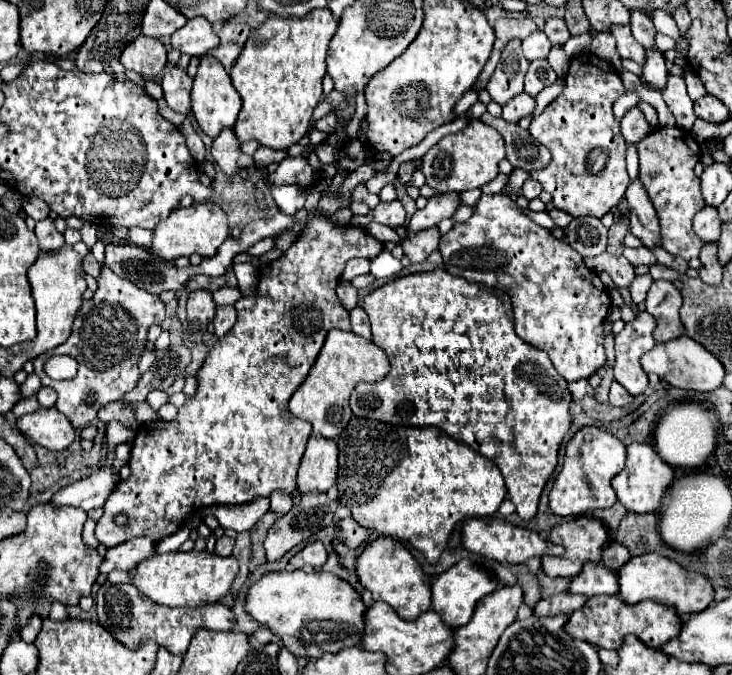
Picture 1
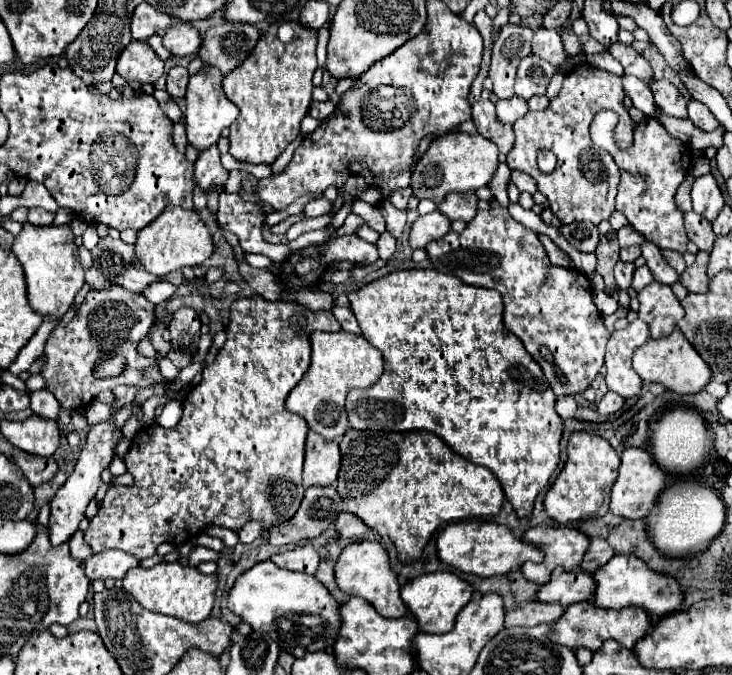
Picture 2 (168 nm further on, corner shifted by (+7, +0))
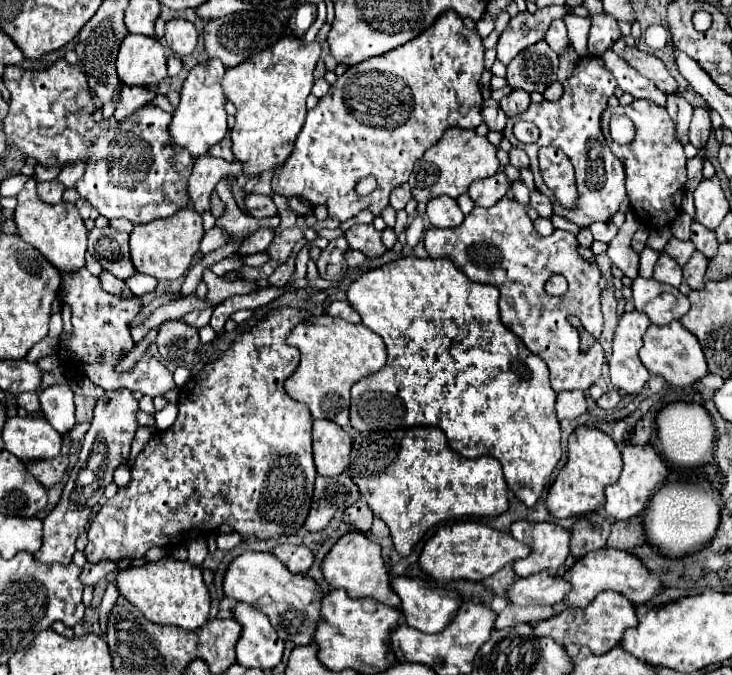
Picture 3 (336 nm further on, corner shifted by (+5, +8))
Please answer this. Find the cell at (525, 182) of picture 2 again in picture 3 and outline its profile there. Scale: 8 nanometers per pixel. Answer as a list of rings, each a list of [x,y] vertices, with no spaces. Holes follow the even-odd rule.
[[[512,149],[512,151],[510,151],[510,163],[512,163],[516,169],[528,169],[528,167],[530,167],[528,155],[526,155],[522,149]]]

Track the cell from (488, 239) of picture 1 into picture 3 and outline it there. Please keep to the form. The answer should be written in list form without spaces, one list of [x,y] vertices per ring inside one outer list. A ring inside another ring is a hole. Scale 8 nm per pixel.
[[[502,197],[494,207],[480,209],[474,207],[472,213],[464,219],[462,225],[454,229],[436,229],[430,227],[424,235],[424,247],[432,259],[446,257],[450,259],[468,279],[478,283],[492,283],[500,289],[500,315],[504,325],[514,331],[524,345],[542,357],[550,369],[550,383],[554,391],[588,391],[594,381],[600,377],[600,369],[604,363],[604,349],[598,343],[598,335],[602,333],[602,313],[600,313],[600,271],[594,265],[588,265],[580,259],[576,253],[578,241],[574,233],[556,229],[550,237],[542,237],[528,217],[524,205],[520,205],[516,199]],[[552,273],[560,273],[568,281],[568,291],[560,297],[550,297],[544,291],[544,283]],[[586,331],[588,335],[594,335],[596,341],[588,349],[588,353],[580,353],[580,335]]]

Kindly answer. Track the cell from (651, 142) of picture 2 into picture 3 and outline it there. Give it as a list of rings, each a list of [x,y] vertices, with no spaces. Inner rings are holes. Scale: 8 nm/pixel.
[[[634,99],[630,105],[608,105],[600,117],[602,133],[612,153],[624,163],[628,199],[638,219],[648,227],[668,227],[680,213],[684,183],[686,183],[686,155],[684,145],[676,139],[676,129],[666,109],[652,105],[648,99]],[[614,113],[622,113],[632,119],[636,137],[630,145],[616,145],[608,133],[608,121]]]

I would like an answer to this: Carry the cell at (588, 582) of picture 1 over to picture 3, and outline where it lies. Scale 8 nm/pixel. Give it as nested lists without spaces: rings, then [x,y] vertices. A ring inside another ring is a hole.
[[[544,571],[512,583],[508,589],[508,601],[514,605],[558,605],[568,591],[570,585],[566,579]]]

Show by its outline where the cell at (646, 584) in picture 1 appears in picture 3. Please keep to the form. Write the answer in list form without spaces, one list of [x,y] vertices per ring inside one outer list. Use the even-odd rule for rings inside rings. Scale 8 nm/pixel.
[[[600,549],[596,553],[588,553],[588,557],[578,559],[576,565],[562,573],[562,577],[566,581],[570,581],[572,589],[568,593],[568,597],[564,599],[562,605],[572,605],[572,607],[586,607],[588,603],[592,603],[596,599],[598,593],[602,591],[616,591],[622,593],[624,597],[628,597],[634,605],[642,605],[652,601],[658,593],[662,593],[664,587],[660,587],[660,579],[656,577],[656,573],[644,569],[644,563],[638,561],[636,555],[626,553],[626,551],[618,551],[618,549]]]

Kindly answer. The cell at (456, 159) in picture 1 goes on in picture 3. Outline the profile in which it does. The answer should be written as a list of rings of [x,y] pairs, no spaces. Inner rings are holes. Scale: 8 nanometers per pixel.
[[[460,127],[446,129],[440,141],[432,145],[424,153],[424,157],[414,165],[408,179],[412,187],[412,197],[420,203],[428,203],[438,195],[448,195],[452,199],[460,197],[462,193],[466,193],[470,183],[478,179],[488,179],[498,173],[500,163],[496,153],[498,153],[498,147],[492,145],[488,137],[480,137],[476,131],[466,131]]]

